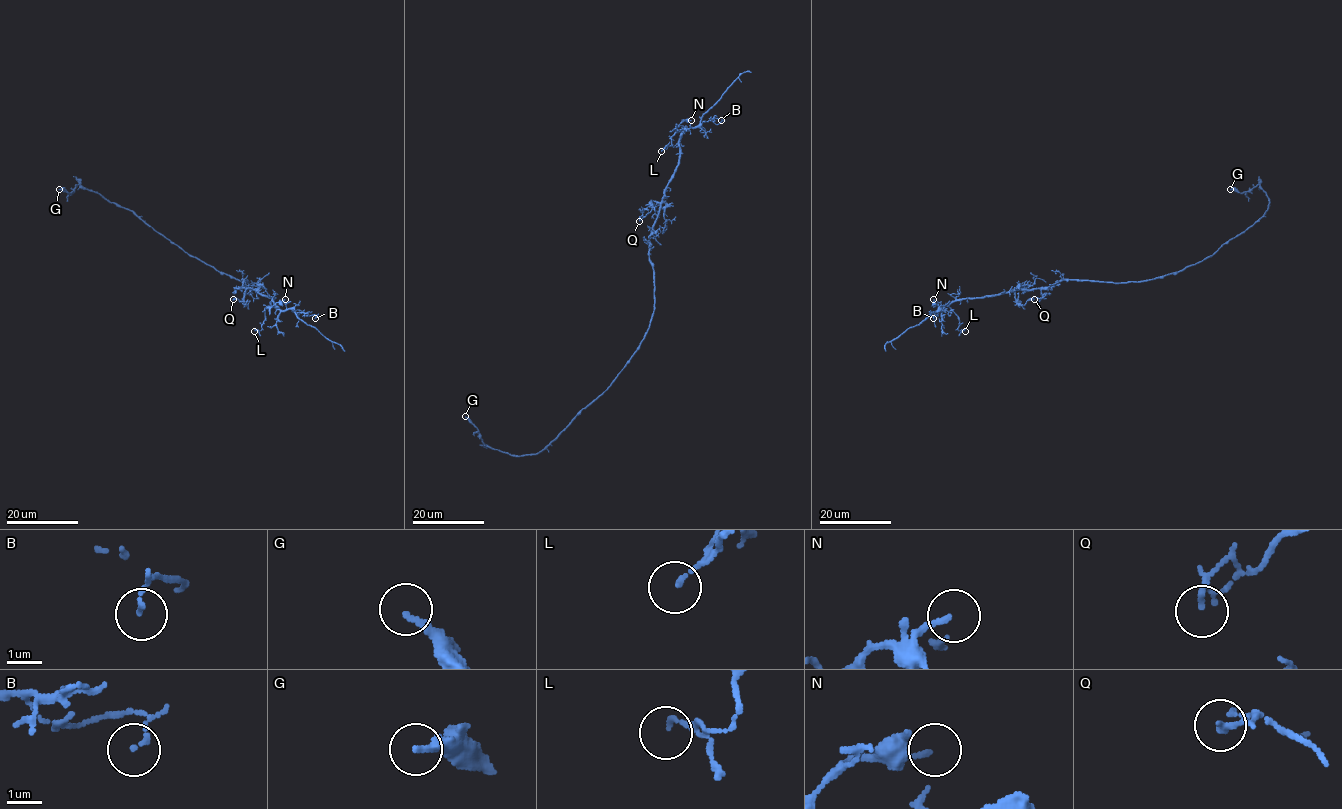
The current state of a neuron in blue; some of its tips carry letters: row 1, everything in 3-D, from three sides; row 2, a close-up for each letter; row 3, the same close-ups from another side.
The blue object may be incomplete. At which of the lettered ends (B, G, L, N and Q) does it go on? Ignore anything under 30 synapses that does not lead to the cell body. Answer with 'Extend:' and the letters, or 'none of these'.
Extend: none of these

